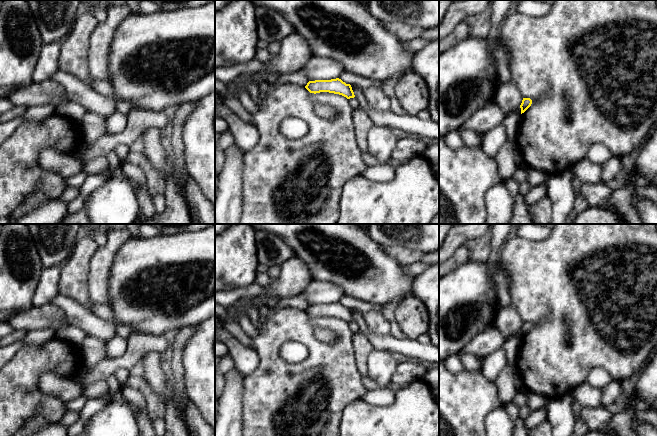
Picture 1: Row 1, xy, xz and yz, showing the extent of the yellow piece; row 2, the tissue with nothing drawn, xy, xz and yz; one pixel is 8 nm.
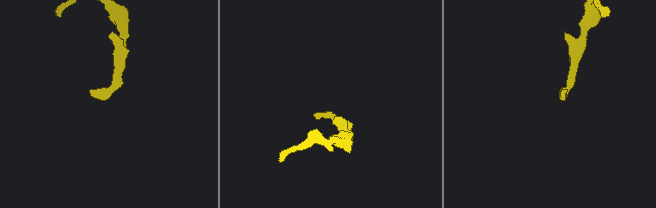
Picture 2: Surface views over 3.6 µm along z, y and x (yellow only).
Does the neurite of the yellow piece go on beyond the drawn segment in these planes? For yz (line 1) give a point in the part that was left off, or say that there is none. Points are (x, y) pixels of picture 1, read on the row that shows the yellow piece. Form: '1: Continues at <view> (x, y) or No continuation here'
1: No continuation here

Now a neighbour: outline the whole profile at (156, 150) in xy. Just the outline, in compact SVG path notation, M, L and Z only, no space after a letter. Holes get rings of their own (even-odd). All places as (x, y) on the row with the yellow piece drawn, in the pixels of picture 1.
M148 128L141 133L140 137L143 139L145 155L149 163L164 176L167 182L171 177L171 156L162 131Z

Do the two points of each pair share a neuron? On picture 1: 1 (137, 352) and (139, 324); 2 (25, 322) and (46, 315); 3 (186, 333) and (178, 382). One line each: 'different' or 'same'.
1: different
2: same
3: same

